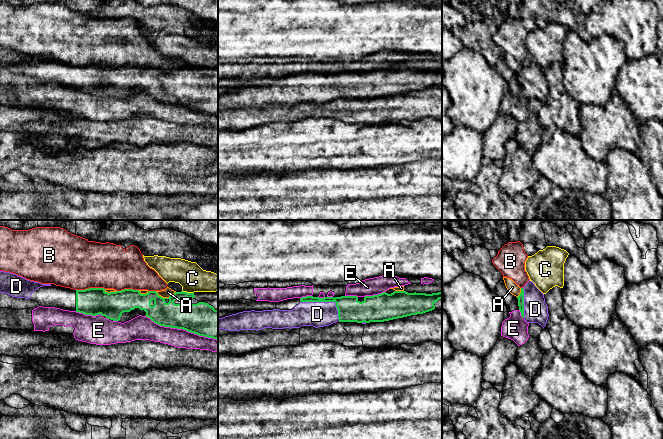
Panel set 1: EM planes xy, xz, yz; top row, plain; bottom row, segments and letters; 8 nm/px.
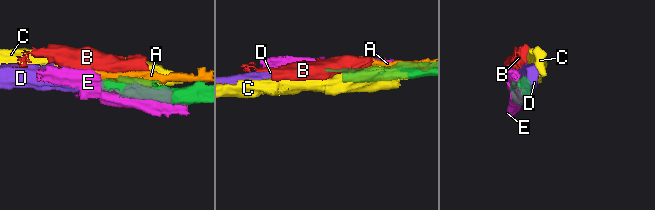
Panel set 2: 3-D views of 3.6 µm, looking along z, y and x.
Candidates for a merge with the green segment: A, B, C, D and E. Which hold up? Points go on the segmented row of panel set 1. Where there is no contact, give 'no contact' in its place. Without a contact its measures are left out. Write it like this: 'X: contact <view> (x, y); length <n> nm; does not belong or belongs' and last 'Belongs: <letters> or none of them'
A: contact xy (165, 298); length 170 nm; does not belong
B: contact xy (90, 288); length 240 nm; does not belong
C: contact xy (188, 293); length 100 nm; does not belong
D: contact xz (326, 301); length 360 nm; belongs
E: contact xy (181, 328); length 600 nm; does not belong
Belongs: D

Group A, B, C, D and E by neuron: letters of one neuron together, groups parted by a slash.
A B / C / D / E

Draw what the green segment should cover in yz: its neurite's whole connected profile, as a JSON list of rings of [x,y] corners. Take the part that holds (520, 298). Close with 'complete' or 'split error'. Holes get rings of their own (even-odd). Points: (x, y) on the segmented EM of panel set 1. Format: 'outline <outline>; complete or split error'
outline [[[529,280],[521,288],[517,299],[522,318],[527,323],[538,323],[544,328],[549,317],[548,306],[545,303],[544,294],[532,281]]]; split error

